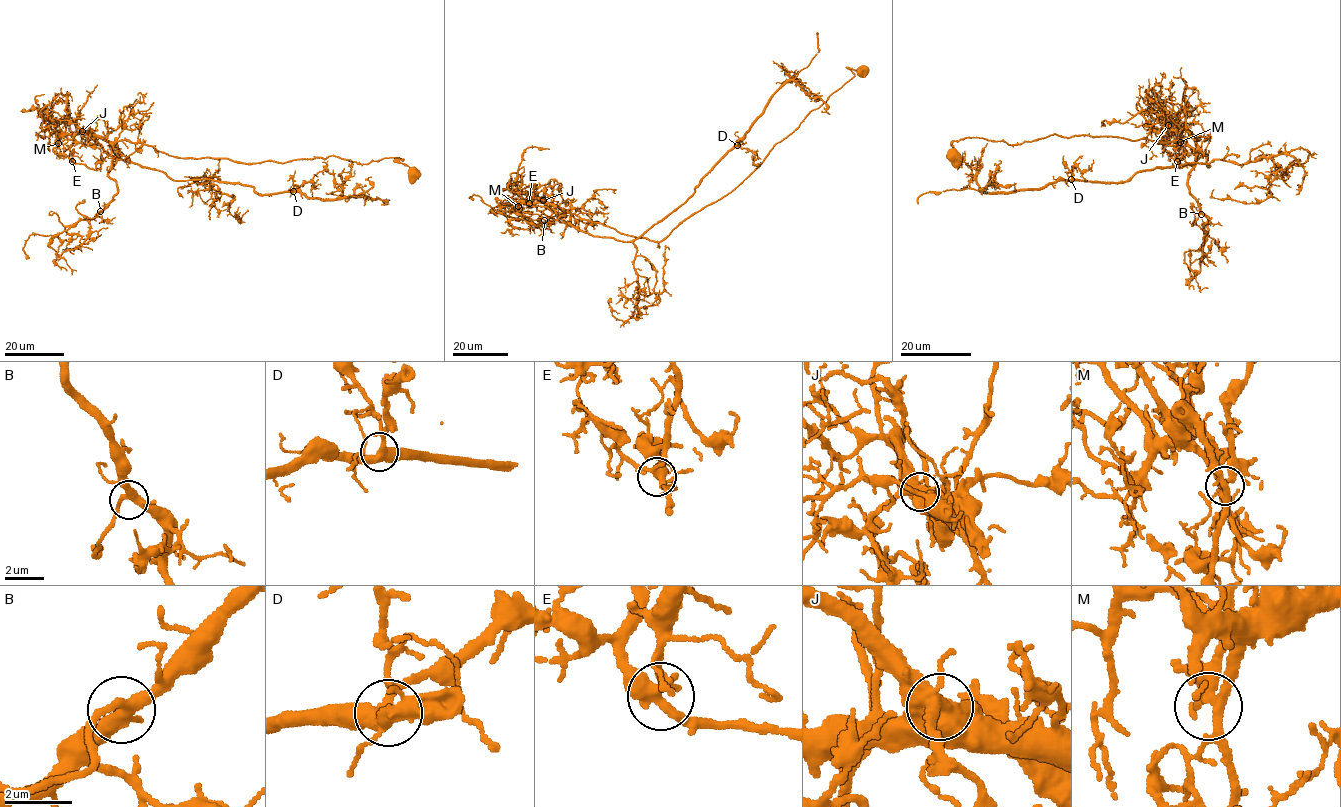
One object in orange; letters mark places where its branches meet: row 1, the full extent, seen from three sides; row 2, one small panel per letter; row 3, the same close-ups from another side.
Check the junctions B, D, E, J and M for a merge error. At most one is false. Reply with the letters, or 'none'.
J

